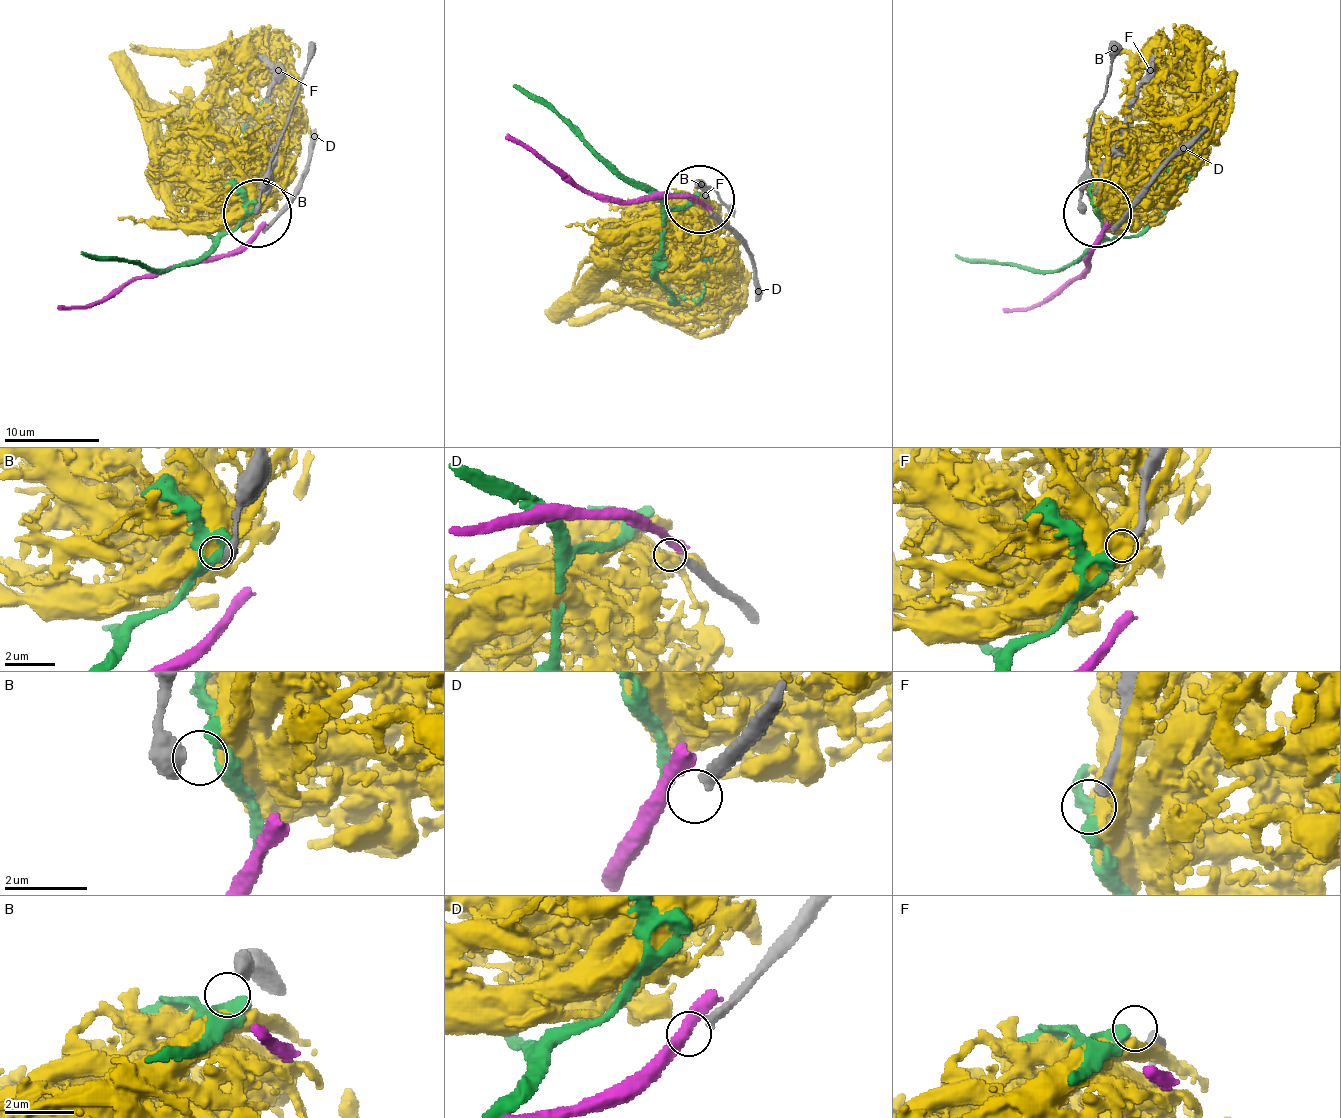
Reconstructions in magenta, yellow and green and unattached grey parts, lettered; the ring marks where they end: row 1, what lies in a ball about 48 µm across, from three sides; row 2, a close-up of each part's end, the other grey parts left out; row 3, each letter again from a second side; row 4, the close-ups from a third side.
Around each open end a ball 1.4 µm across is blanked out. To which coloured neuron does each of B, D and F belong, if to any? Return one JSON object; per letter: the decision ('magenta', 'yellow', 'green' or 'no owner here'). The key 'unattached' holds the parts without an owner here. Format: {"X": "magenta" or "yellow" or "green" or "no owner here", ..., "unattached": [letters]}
{"B": "no owner here", "D": "no owner here", "F": "green", "unattached": ["B", "D"]}

